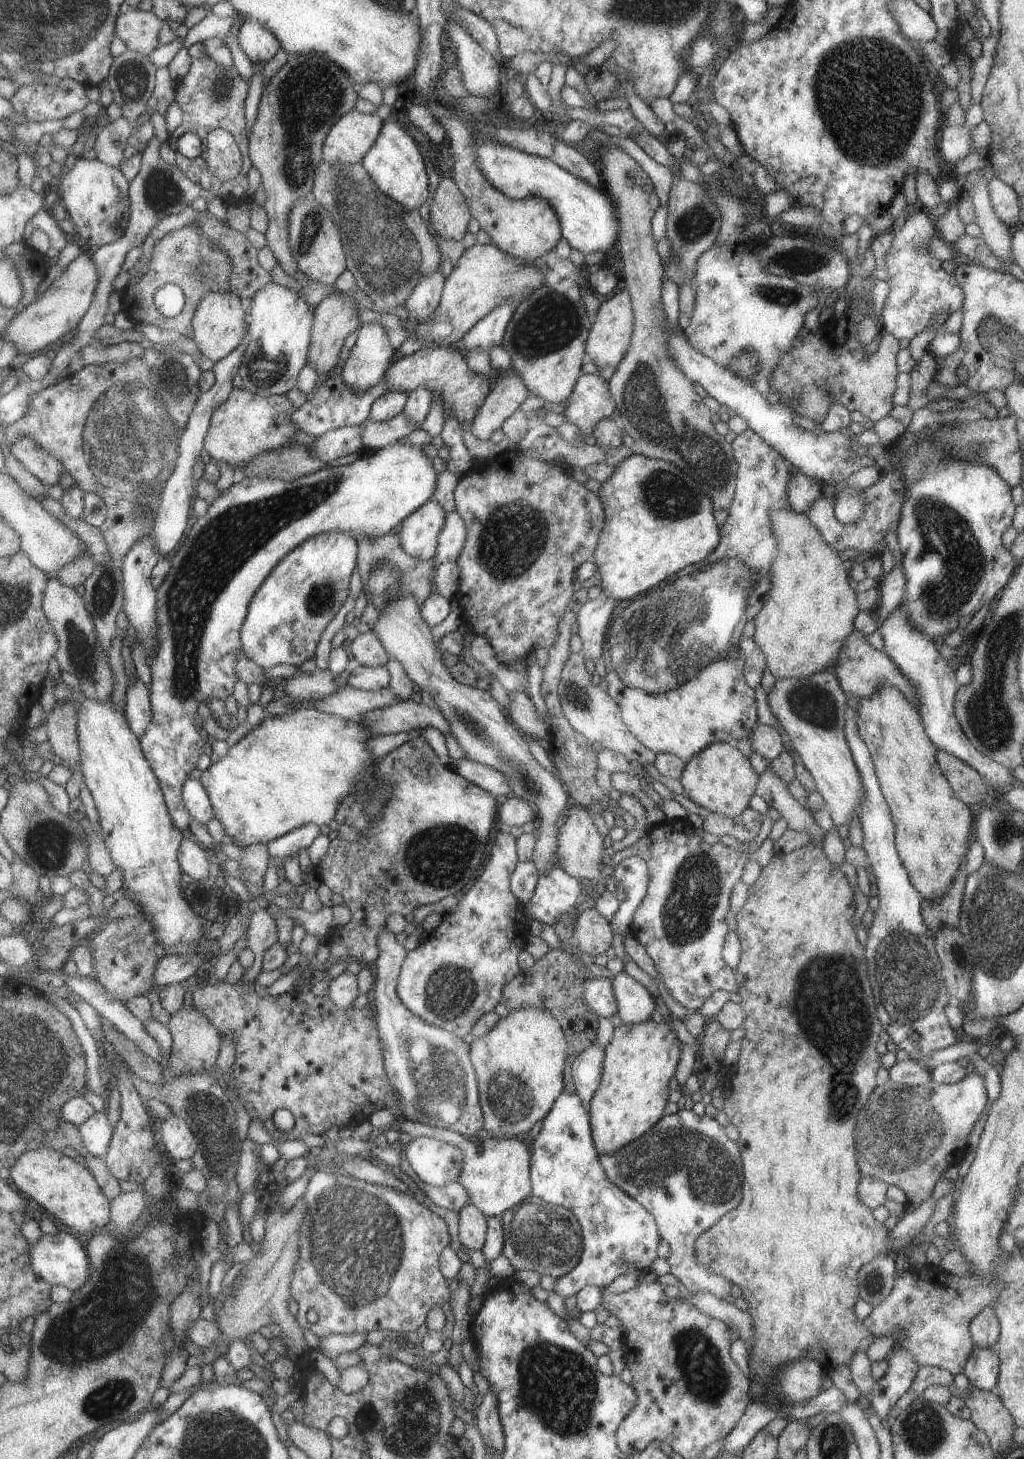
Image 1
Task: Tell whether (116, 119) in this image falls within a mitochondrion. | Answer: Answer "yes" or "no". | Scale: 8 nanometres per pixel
no

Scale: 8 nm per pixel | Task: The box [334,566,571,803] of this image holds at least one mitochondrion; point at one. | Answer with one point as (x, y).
(478, 731)

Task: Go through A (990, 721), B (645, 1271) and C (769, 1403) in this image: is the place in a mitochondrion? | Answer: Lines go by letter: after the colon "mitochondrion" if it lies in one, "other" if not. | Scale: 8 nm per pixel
A: mitochondrion
B: other
C: other

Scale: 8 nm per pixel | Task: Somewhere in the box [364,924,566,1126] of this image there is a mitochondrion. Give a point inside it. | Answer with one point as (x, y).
(450, 994)

